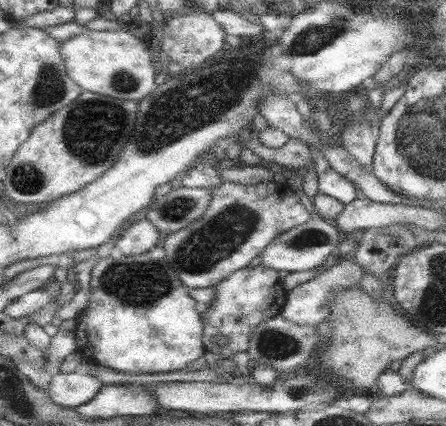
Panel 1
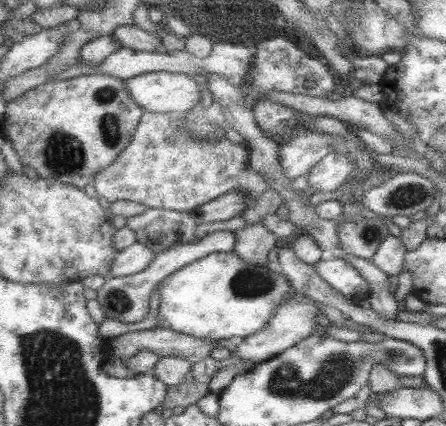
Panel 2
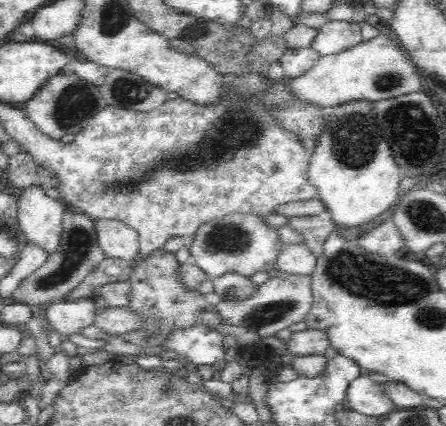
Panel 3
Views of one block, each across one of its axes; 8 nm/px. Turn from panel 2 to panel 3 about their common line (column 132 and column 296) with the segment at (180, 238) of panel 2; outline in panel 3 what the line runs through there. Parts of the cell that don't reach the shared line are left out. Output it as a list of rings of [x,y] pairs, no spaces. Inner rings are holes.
[[[292,216],[288,226],[300,232],[300,236],[304,238],[304,246],[310,248],[316,258],[320,256],[322,246],[326,244],[328,234],[332,232],[330,224],[326,220],[320,220],[318,216]]]

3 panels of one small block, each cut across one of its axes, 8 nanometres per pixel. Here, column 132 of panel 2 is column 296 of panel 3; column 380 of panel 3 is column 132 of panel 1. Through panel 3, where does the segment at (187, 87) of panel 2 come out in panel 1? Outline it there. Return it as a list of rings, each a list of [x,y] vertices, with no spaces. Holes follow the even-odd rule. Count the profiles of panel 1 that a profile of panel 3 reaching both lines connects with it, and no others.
[[[83,30],[81,34],[65,40],[59,44],[59,54],[65,66],[65,74],[69,80],[77,84],[83,92],[107,96],[113,100],[131,100],[139,102],[141,96],[145,96],[153,86],[155,76],[155,58],[139,38],[135,38],[131,32],[91,32]]]

